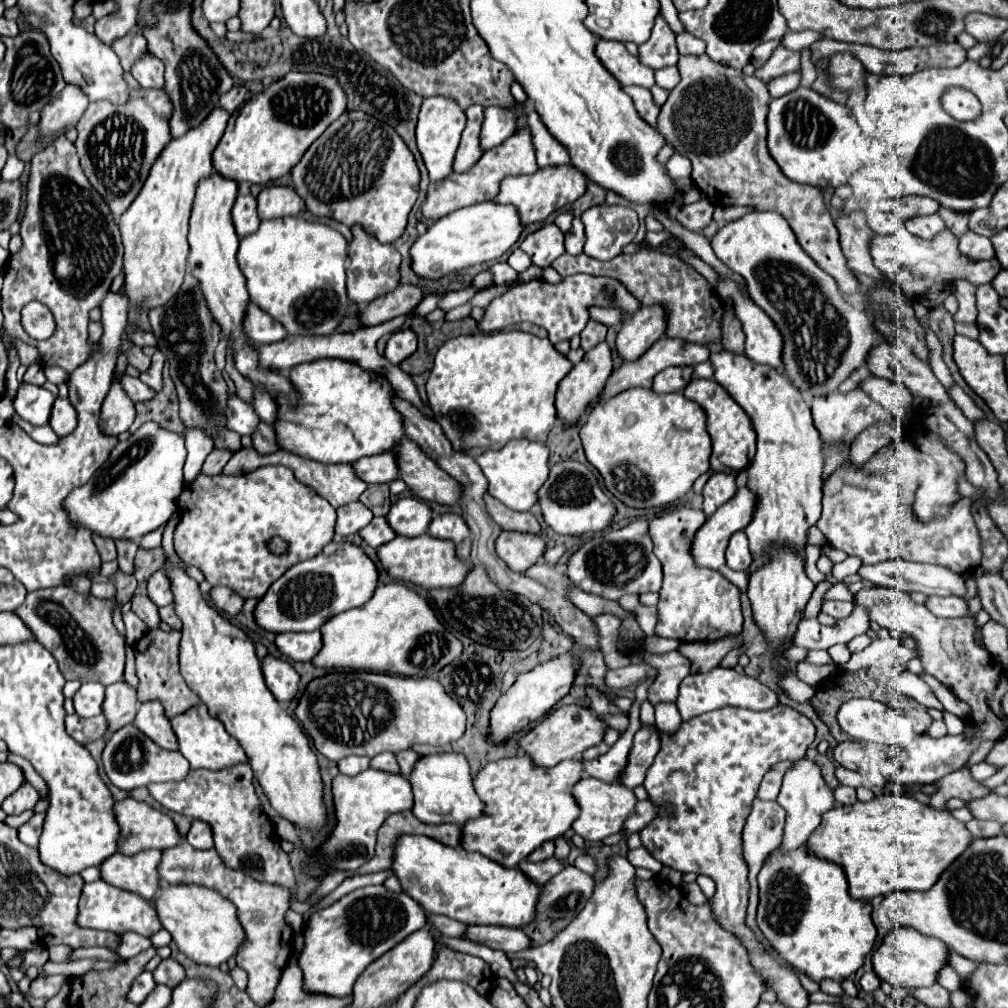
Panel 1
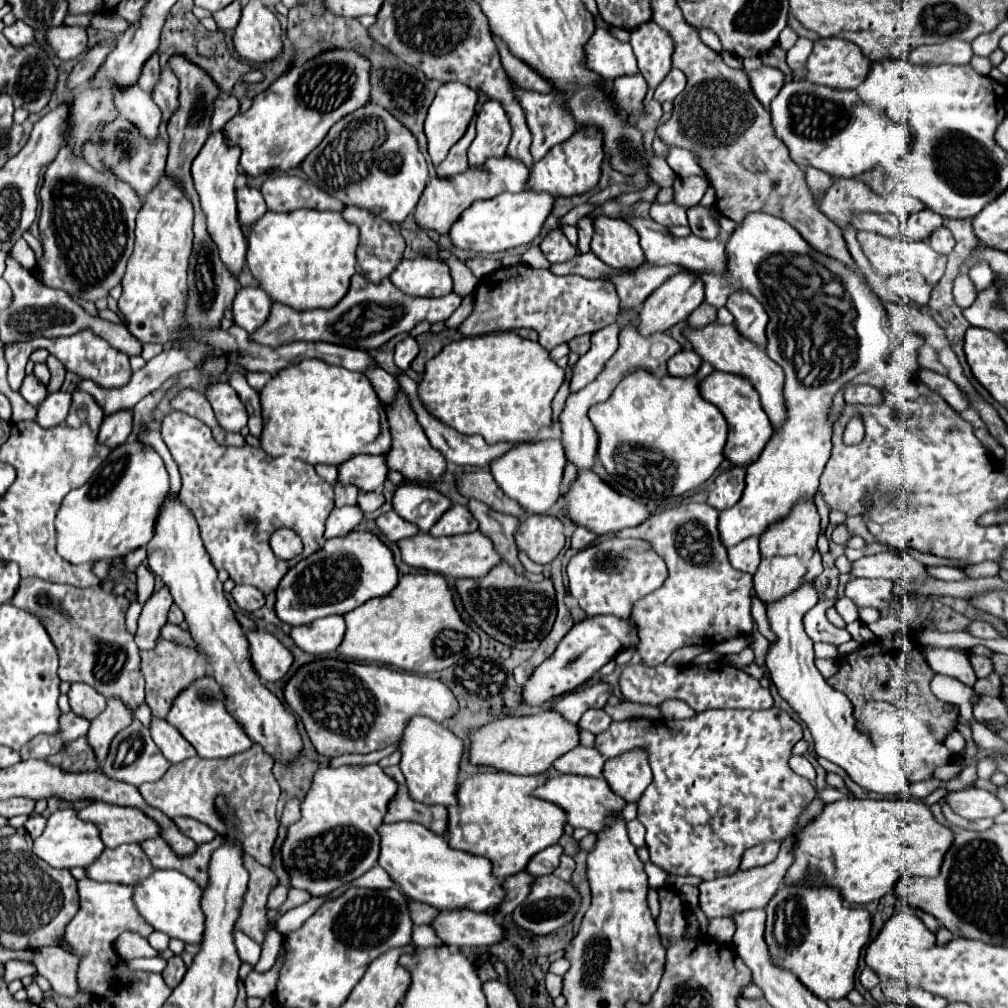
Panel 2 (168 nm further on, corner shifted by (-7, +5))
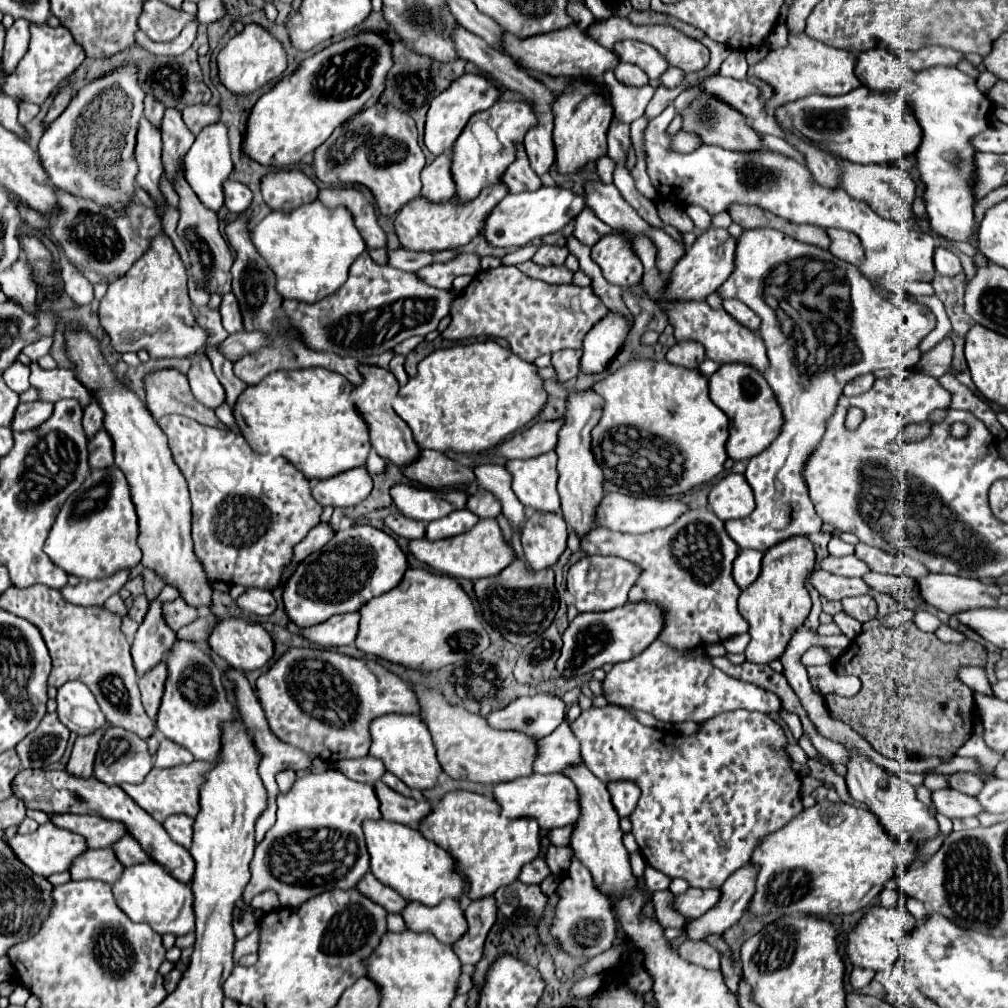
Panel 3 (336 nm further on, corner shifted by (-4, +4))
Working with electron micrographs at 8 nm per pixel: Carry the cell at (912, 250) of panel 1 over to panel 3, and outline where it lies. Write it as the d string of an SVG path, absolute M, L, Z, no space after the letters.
M828 228L826 230L828 238L830 238L830 252L844 260L844 262L850 262L854 266L860 266L864 262L864 248L858 240L856 234L852 232L846 232L846 230L838 230L838 228Z

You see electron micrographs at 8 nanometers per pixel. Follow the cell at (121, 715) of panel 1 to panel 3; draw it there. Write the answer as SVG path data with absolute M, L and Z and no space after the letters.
M104 724L102 730L98 730L96 734L88 734L88 736L78 736L70 760L66 764L66 772L72 776L80 776L80 778L90 778L92 776L92 768L94 768L94 756L98 750L98 740L102 736L102 732L110 728L110 724Z

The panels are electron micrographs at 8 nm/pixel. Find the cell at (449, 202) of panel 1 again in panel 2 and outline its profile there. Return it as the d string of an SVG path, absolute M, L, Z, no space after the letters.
M495 157L491 161L485 161L483 165L479 165L479 169L467 169L461 175L455 177L435 177L427 183L417 211L415 211L415 219L423 229L435 229L441 235L449 233L451 223L459 219L459 215L475 201L475 199L493 199L505 191L523 191L525 183L529 179L529 169L519 165L519 161L515 161L513 157Z

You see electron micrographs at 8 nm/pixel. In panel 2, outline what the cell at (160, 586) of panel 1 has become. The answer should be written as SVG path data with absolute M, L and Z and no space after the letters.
M165 585L147 599L139 617L139 629L135 633L135 643L139 649L155 647L155 641L159 639L159 629L167 621L167 611L171 605L173 597Z

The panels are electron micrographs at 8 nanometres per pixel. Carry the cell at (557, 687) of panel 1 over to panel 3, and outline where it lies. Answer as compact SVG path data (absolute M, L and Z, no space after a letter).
M626 602L616 610L578 614L562 634L564 646L556 670L562 672L562 676L572 678L576 674L588 674L604 664L634 658L660 636L660 630L664 630L664 614L654 602Z

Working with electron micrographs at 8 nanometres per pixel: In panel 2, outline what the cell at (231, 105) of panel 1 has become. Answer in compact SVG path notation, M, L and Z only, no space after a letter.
M233 95L221 97L215 101L215 111L213 111L213 119L211 119L211 129L219 131L223 129L223 125L235 117L239 113L239 99Z

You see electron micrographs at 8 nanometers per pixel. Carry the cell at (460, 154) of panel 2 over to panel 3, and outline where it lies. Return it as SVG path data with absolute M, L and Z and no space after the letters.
M450 150L440 154L422 170L422 196L434 204L448 202L454 196L454 180L450 174Z

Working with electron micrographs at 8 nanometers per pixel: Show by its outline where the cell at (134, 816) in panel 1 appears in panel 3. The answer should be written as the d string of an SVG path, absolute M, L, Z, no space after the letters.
M54 814L50 822L58 828L82 834L88 848L108 848L126 834L126 828L120 822L108 822L98 816Z

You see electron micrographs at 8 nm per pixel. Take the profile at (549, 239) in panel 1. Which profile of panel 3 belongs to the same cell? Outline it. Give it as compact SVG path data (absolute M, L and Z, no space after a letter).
M540 246L532 260L536 264L540 264L540 266L558 266L558 264L564 264L566 256L568 256L566 248L560 248L560 246Z

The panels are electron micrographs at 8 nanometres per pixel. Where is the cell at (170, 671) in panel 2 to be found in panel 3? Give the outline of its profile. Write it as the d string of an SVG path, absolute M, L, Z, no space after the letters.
M162 660L156 668L152 668L150 672L146 672L140 680L138 680L138 686L140 686L140 692L142 692L142 704L144 704L144 710L146 714L156 720L156 714L158 714L158 708L160 708L160 700L162 700L162 692L164 692L164 682L166 682L166 662Z

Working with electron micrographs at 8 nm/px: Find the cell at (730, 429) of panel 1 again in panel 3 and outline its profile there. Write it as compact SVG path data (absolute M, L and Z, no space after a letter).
M742 362L722 364L716 374L710 376L710 400L728 416L730 438L726 442L728 456L732 460L750 460L752 456L766 450L782 430L784 416L772 388L768 386L764 374Z

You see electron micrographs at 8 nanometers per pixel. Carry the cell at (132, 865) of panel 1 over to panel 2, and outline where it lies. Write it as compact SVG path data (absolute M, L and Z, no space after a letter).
M121 845L117 849L105 849L101 857L87 867L89 879L123 885L139 885L139 881L147 879L151 873L153 865L151 861L147 861L141 845Z

